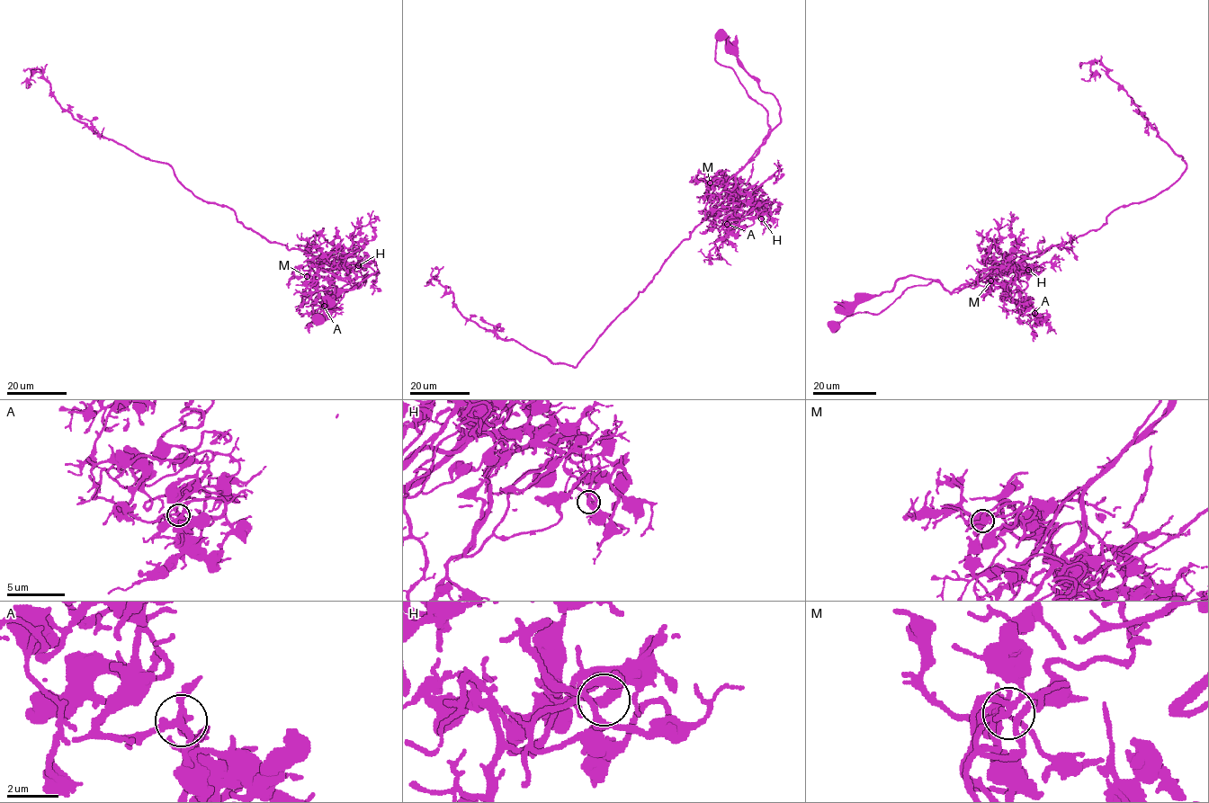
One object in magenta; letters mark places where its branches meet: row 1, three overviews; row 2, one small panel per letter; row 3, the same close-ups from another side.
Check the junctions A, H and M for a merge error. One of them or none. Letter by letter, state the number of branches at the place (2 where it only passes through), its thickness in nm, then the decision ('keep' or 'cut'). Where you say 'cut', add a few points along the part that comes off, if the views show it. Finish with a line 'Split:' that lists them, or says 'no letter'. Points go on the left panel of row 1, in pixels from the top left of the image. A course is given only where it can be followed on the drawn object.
A: 4 | 240 nm | keep
H: 4 | 280 nm | cut | (358, 265), (271, 243), (165, 163), (75, 118), (40, 69), (28, 85)
M: 4 | 220 nm | keep
Split: H

